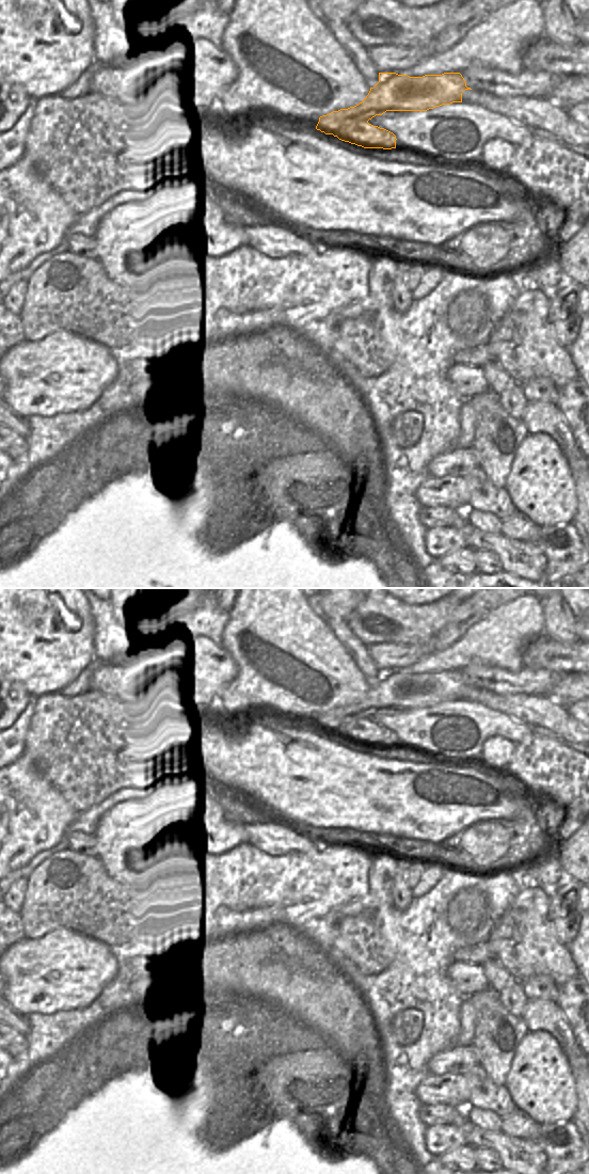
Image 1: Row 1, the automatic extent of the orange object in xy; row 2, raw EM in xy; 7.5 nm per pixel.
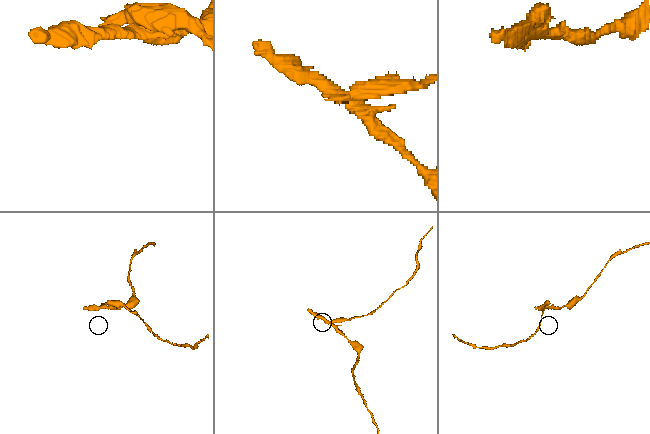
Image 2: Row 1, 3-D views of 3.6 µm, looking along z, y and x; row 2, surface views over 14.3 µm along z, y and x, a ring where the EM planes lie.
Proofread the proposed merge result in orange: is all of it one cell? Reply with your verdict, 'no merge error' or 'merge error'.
merge error

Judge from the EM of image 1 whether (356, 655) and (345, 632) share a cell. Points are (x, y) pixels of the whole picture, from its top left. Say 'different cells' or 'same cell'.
same cell

